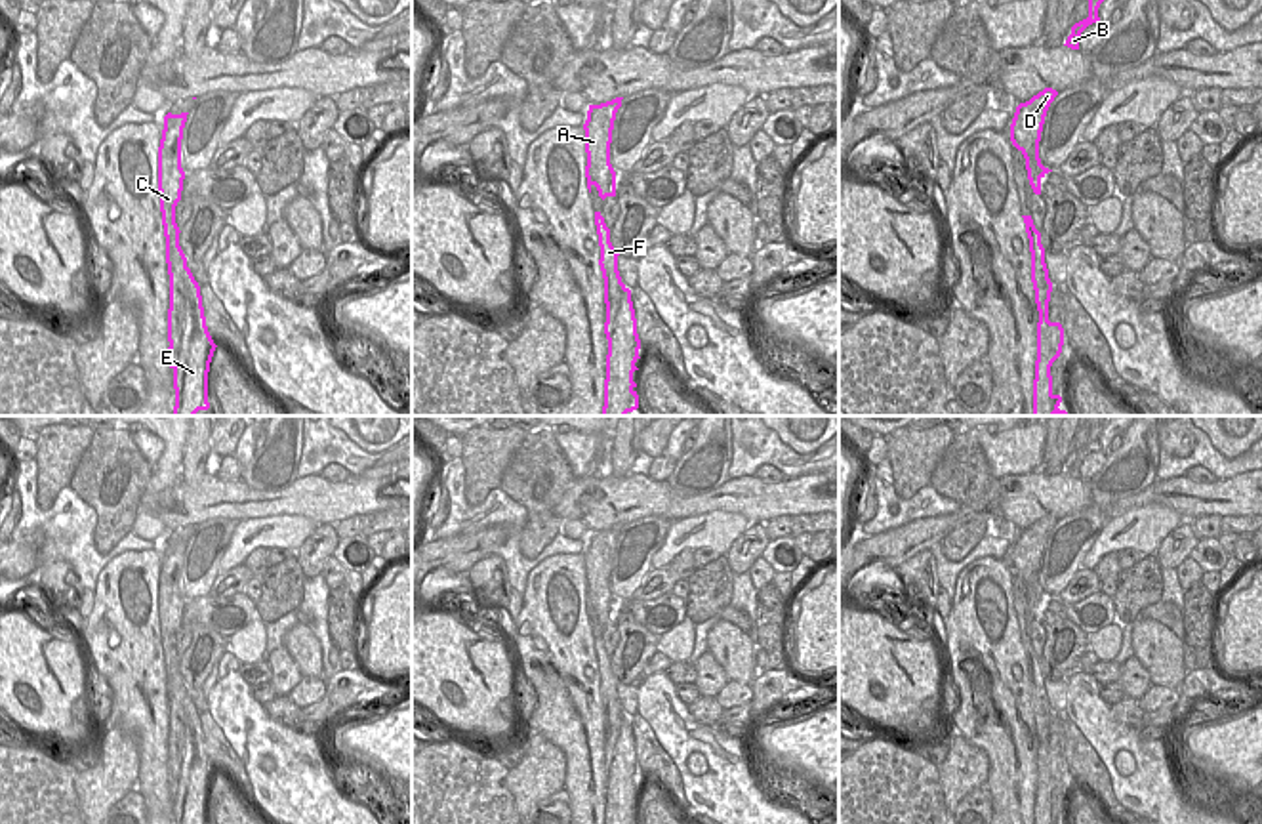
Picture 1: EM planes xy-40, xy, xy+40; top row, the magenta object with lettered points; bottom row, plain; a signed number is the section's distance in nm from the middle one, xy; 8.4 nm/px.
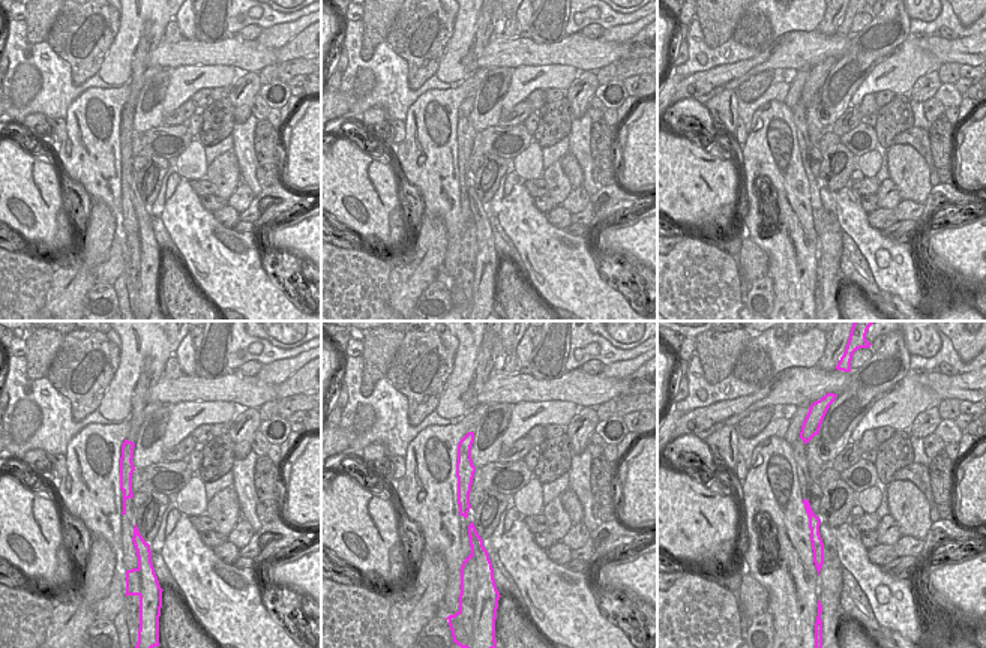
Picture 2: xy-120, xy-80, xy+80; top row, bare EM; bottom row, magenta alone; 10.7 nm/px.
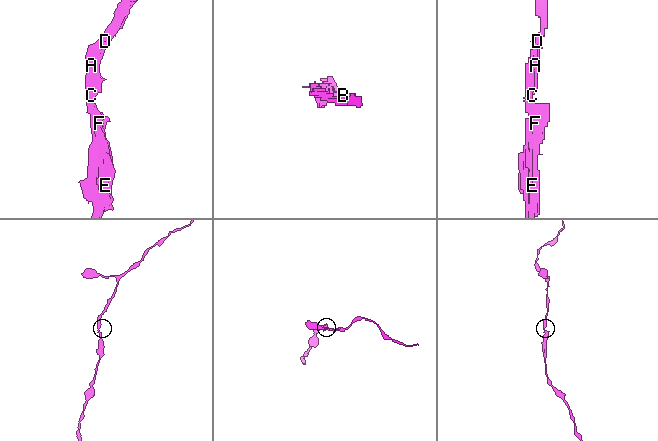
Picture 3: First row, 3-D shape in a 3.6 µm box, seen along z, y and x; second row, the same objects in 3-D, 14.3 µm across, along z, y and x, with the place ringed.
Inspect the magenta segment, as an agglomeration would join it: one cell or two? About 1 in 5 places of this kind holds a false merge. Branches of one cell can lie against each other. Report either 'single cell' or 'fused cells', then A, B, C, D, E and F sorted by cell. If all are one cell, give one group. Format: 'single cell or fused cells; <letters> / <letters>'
single cell; A B C D E F

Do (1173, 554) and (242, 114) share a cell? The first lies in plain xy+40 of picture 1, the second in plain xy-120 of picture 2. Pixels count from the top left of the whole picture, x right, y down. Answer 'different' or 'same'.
same

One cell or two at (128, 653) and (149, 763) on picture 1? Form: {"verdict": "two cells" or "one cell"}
{"verdict": "one cell"}

